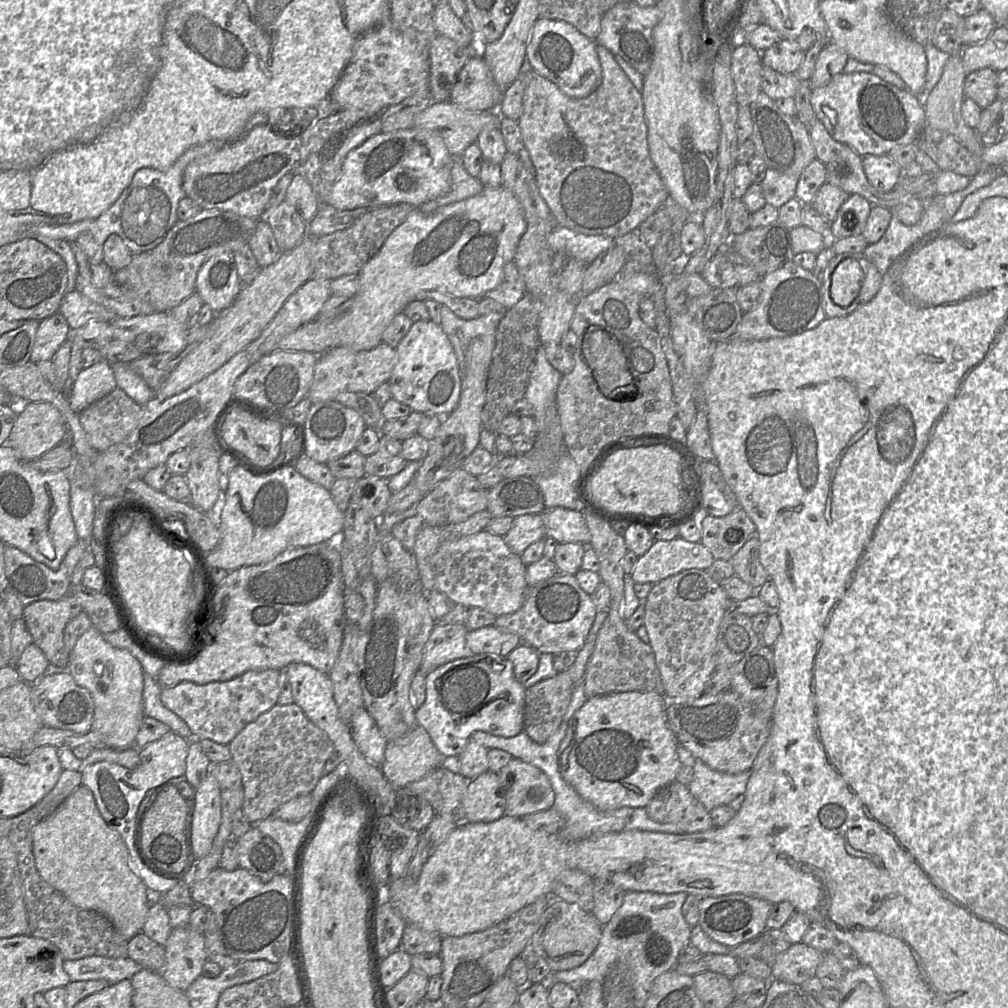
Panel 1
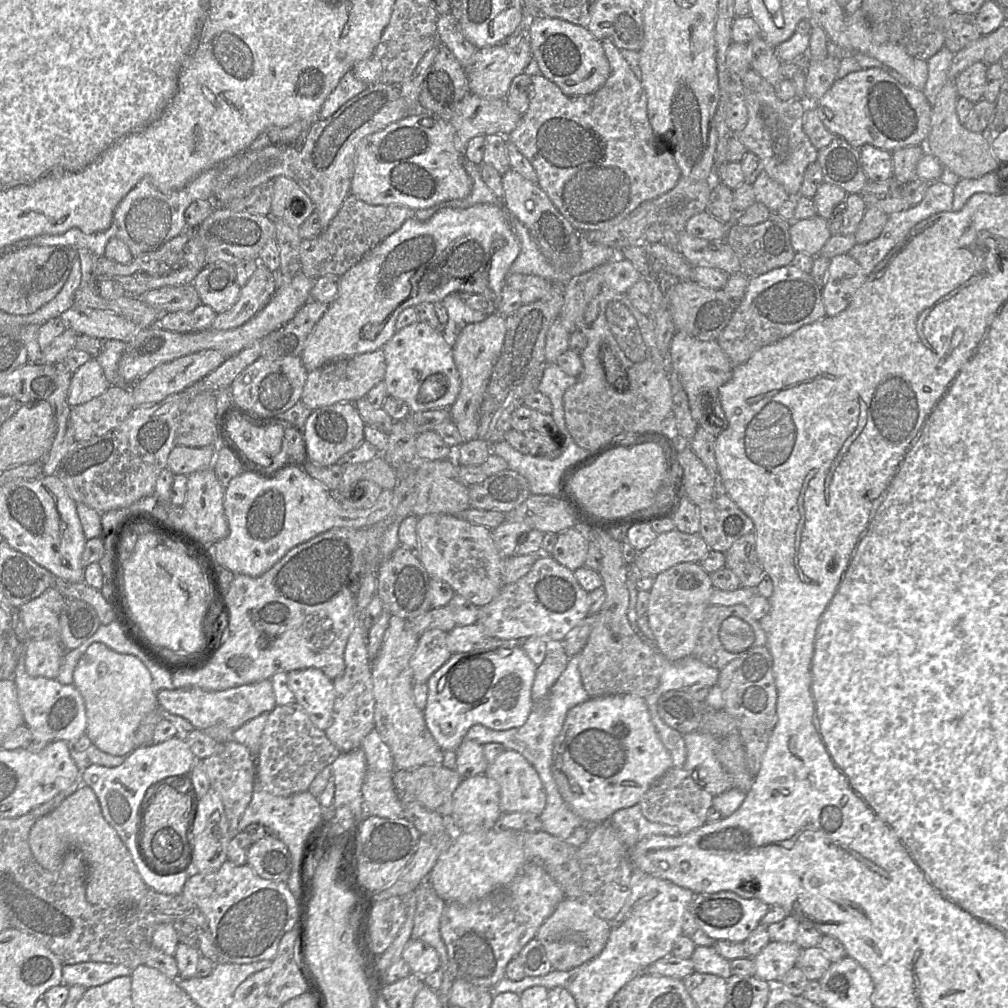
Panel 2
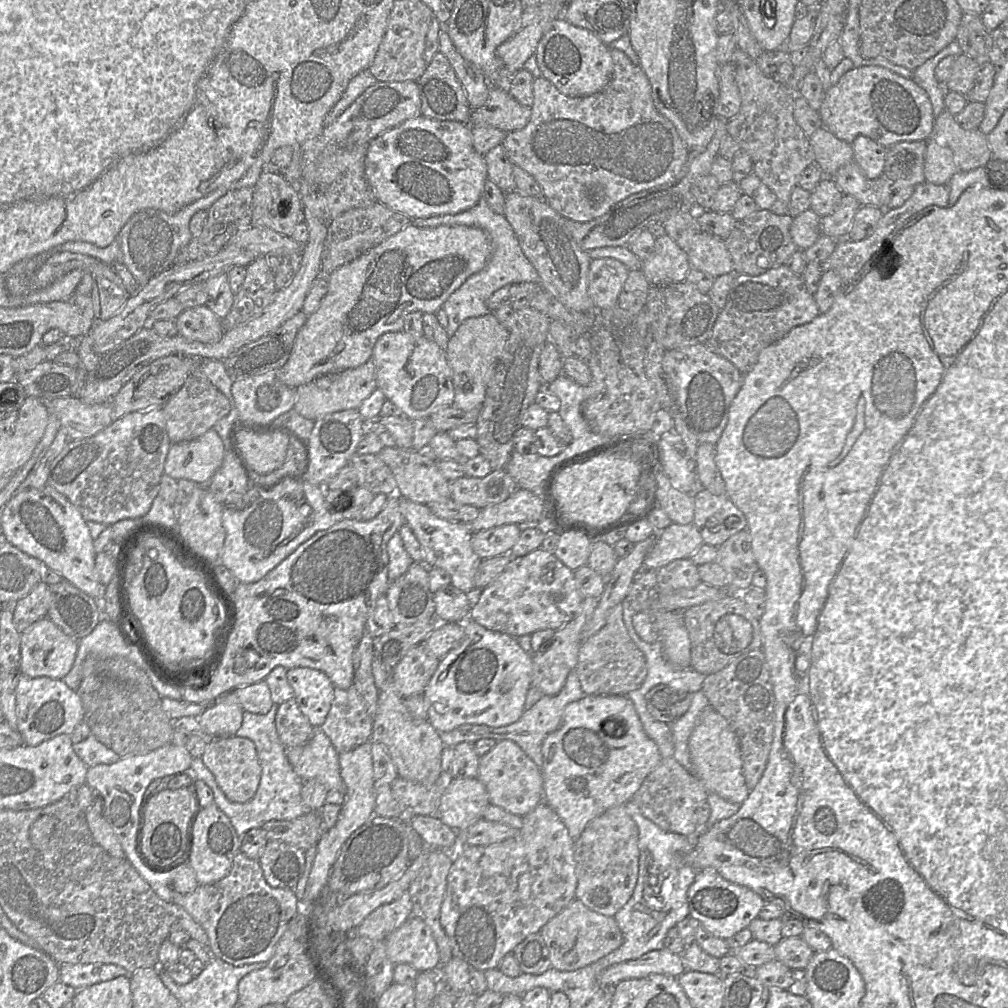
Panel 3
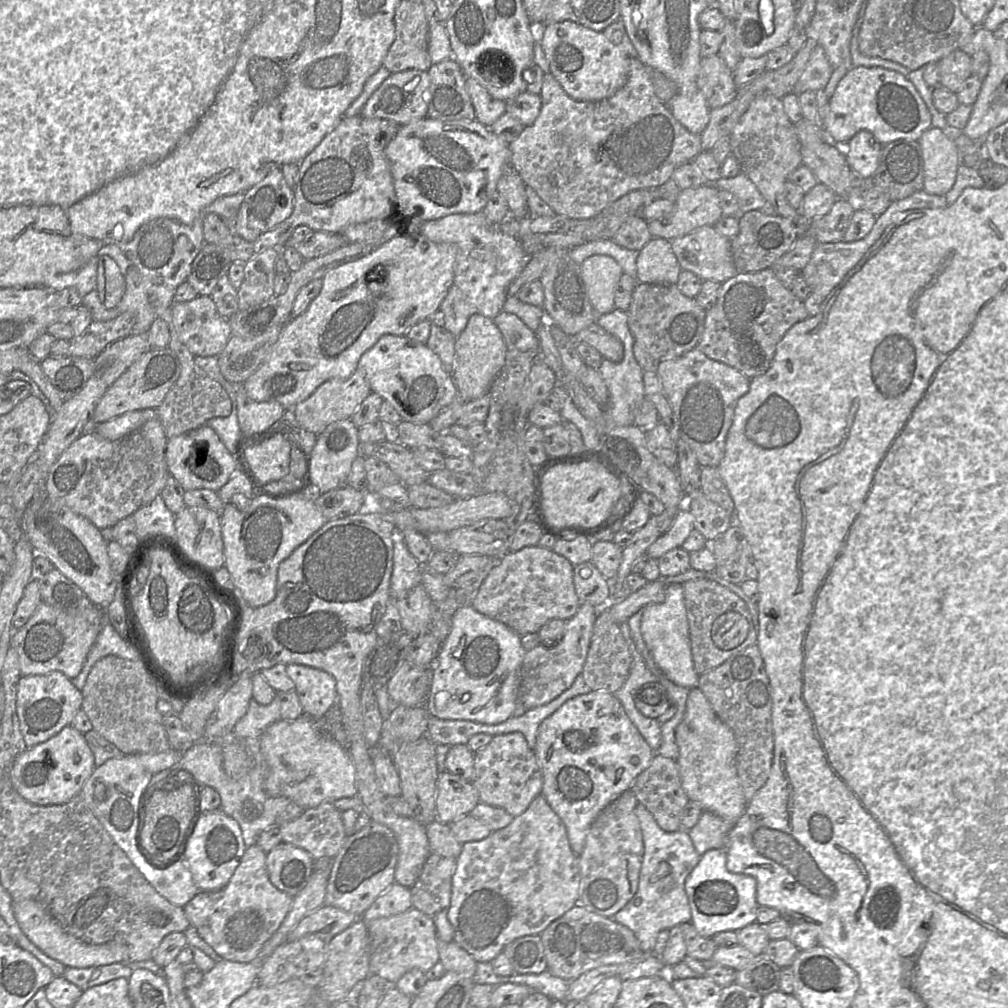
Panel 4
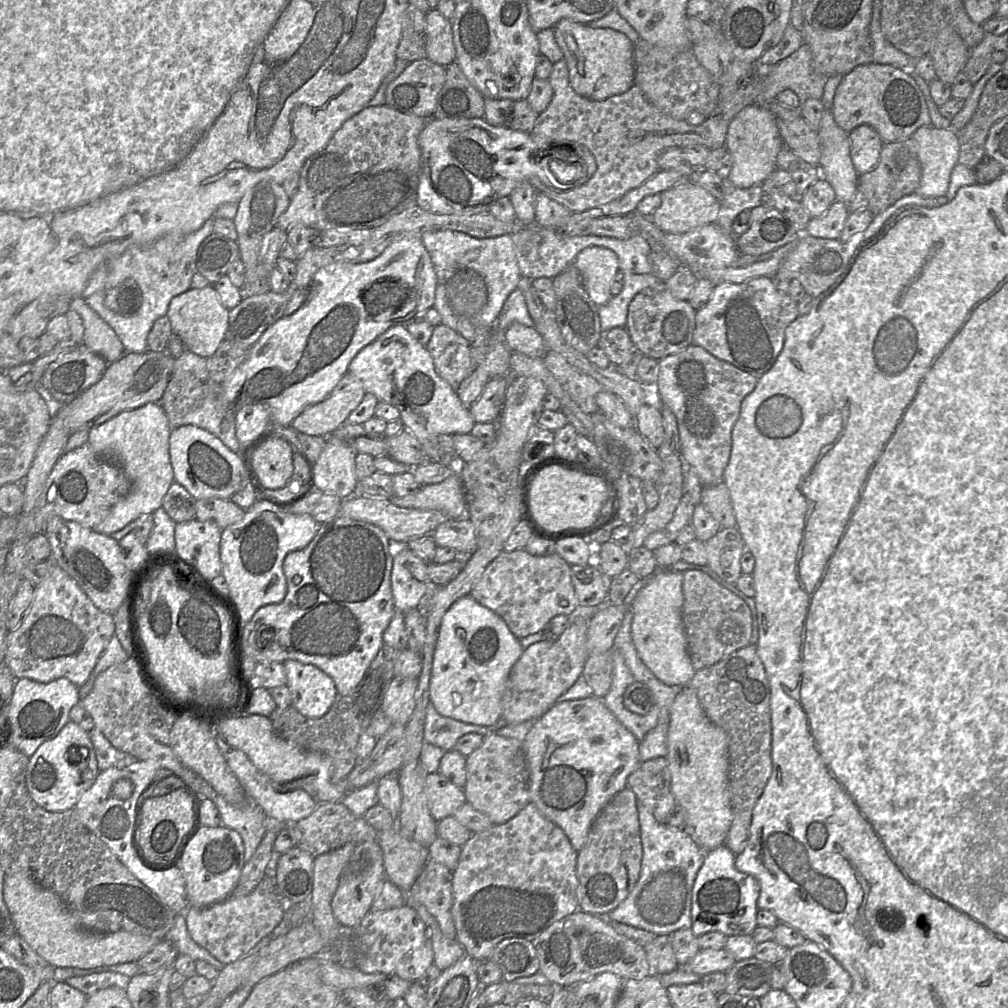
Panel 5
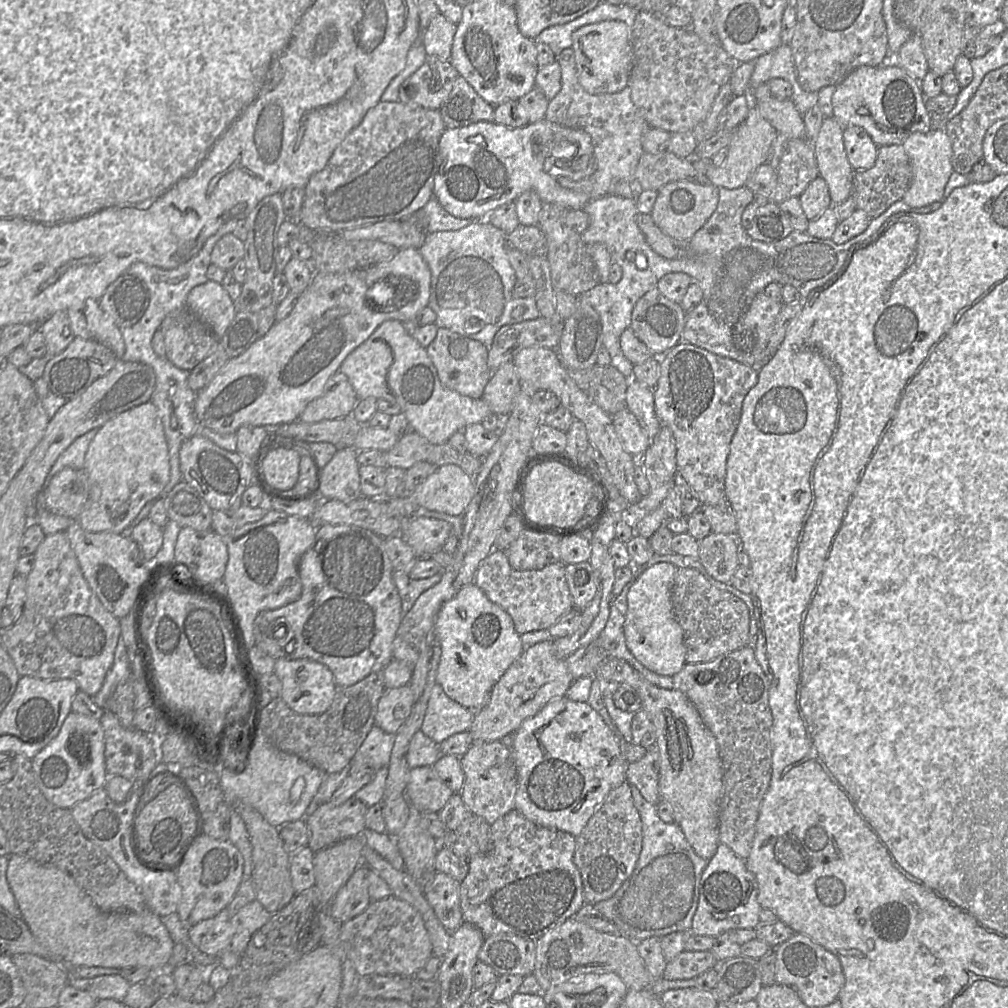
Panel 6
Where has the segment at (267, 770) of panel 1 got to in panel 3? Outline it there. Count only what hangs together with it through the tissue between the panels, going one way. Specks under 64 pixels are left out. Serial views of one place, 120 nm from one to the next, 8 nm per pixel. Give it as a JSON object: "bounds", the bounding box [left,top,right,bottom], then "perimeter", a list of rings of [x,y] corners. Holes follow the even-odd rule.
{"bounds":[275,697,315,749],"perimeter":[[[295,697],[279,705],[275,725],[285,749],[307,744],[315,732],[315,728],[301,712]]]}

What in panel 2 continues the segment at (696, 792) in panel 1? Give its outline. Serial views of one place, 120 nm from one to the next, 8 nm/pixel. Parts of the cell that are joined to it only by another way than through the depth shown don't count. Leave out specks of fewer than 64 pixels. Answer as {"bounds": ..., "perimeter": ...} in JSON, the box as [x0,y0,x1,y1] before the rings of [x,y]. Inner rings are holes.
{"bounds":[682,732,733,796],"perimeter":[[[705,732],[683,735],[687,758],[682,767],[700,786],[712,796],[733,787],[730,775],[718,759],[719,738]]]}

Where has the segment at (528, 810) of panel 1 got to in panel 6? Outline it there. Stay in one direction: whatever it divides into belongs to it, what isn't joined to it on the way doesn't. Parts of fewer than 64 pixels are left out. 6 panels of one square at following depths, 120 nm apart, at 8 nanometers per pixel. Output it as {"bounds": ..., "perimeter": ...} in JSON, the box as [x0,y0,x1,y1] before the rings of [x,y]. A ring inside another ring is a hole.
{"bounds":[460,740,517,824],"perimeter":[[[501,740],[474,742],[460,759],[464,773],[460,795],[471,813],[493,824],[515,808],[517,770],[508,745]]]}

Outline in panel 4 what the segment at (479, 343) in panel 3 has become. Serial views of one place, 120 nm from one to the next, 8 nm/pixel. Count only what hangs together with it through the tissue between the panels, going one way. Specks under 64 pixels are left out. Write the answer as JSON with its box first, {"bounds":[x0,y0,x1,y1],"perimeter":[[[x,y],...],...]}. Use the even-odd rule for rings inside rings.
{"bounds":[451,314,508,401],"perimeter":[[[473,314],[465,329],[456,337],[451,375],[458,394],[464,401],[478,399],[488,393],[493,381],[505,364],[508,347],[493,319]]]}

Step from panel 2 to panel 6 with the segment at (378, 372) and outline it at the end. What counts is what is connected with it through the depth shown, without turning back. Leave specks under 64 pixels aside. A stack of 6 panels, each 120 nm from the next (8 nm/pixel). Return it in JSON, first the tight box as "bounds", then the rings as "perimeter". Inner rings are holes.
{"bounds":[299,371,358,423],"perimeter":[[[337,371],[325,384],[322,395],[305,407],[299,420],[316,423],[322,420],[345,418],[351,415],[358,400],[346,375]]]}

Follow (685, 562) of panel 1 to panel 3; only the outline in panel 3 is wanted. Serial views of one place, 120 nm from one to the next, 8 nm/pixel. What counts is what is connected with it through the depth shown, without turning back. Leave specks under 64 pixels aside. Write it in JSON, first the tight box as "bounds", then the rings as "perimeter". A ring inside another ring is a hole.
{"bounds":[643,522,703,569],"perimeter":[[[672,522],[656,533],[655,542],[643,563],[660,569],[676,559],[691,558],[703,544],[703,538],[694,523],[680,525]]]}

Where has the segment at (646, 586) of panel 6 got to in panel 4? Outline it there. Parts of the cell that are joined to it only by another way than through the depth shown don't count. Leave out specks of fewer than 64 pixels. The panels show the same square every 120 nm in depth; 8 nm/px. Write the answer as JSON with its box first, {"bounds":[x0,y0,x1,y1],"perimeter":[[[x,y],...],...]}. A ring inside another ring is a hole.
{"bounds":[641,583,699,690],"perimeter":[[[673,583],[668,585],[662,602],[651,603],[641,611],[642,637],[657,667],[674,684],[690,690],[696,688],[699,675],[695,670],[692,658],[683,584]]]}

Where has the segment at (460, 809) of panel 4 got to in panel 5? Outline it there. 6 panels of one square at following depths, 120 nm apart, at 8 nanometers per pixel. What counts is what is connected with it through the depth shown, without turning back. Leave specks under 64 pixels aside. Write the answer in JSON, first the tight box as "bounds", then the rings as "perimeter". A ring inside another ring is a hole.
{"bounds":[425,772,466,822],"perimeter":[[[438,772],[427,774],[425,793],[430,813],[437,822],[452,816],[466,802],[463,788]]]}

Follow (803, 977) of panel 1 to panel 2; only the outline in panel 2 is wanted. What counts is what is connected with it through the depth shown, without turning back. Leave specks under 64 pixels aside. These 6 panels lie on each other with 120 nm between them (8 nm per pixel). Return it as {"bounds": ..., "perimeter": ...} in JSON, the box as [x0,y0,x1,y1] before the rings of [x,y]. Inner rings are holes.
{"bounds":[753,941,802,984],"perimeter":[[[770,941],[755,957],[753,957],[755,976],[771,984],[779,980],[796,966],[802,948],[795,942]]]}

